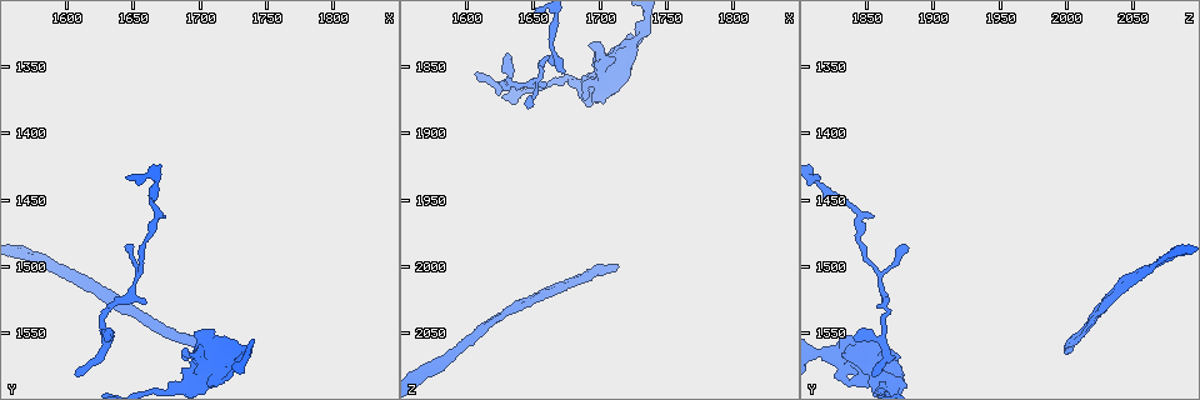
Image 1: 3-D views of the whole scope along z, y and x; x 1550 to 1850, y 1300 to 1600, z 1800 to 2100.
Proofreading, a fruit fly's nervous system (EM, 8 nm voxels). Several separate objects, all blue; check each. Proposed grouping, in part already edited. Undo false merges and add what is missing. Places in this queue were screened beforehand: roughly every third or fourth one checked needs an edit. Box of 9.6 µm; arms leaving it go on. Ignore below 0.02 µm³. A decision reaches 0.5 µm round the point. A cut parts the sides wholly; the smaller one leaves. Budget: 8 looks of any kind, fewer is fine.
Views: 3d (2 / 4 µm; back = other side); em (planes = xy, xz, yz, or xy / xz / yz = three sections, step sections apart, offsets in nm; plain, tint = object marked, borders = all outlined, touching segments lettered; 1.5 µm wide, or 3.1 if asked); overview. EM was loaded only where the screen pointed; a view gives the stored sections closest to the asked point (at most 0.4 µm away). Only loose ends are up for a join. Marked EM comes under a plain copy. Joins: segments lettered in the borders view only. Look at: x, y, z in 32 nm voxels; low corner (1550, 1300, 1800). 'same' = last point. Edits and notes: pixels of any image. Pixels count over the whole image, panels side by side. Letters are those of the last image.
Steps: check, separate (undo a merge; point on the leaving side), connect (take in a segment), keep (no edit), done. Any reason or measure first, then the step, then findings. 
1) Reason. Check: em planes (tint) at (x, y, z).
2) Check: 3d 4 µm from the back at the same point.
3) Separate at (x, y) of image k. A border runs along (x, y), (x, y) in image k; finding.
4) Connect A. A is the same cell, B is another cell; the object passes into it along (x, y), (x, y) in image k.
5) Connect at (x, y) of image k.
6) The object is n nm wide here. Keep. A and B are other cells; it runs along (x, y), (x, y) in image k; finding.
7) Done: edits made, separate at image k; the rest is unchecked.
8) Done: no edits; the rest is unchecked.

Calibre changes. Check: 3d 2 µm from the back at (1570, 1490, 2082).

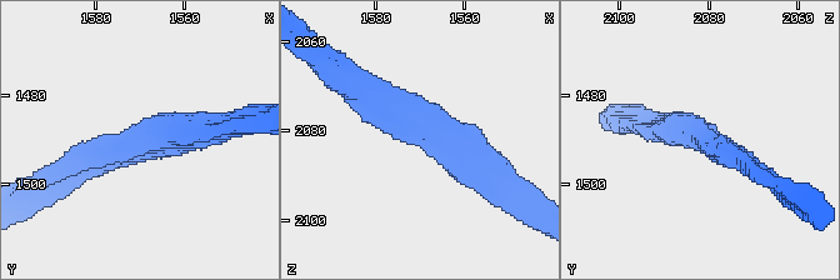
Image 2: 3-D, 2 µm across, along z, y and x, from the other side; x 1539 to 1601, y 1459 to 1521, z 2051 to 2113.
Check: em xz step 4 (tint) at (1572, 1491, 2079).

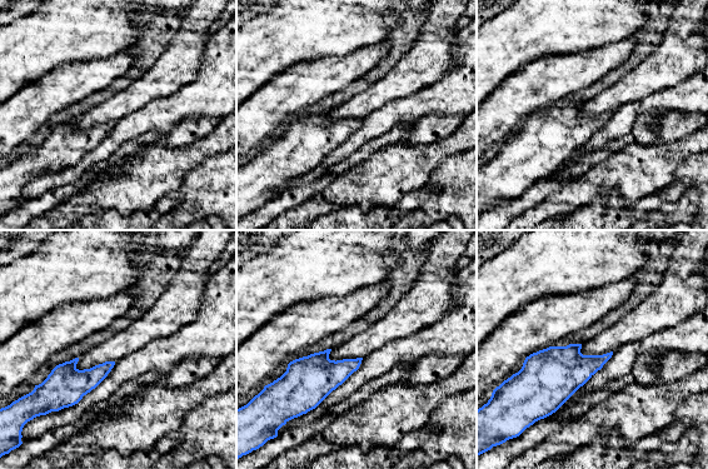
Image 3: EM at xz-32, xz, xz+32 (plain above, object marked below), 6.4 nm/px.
Cut it another way. Check: em planes (borders) at the same point.

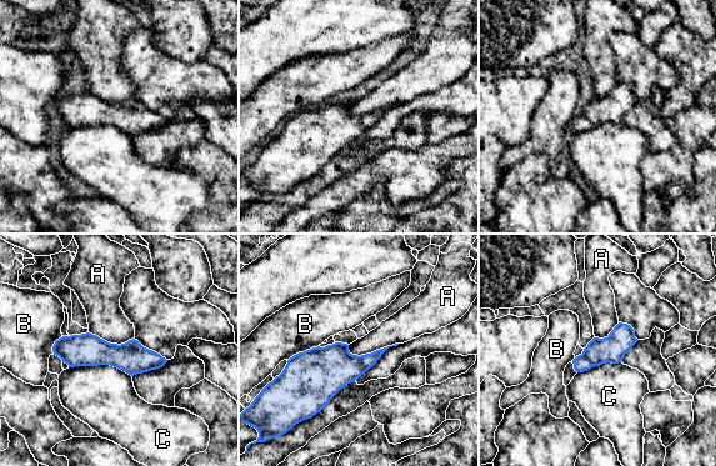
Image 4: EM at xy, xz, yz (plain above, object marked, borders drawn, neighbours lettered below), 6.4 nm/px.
Keep. A, B and C are other cells; a border runs along (389, 345), (360, 355), (348, 350) in image 4; one neuron here.

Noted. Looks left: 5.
Branch stops here. Check: 3d 2 µm at (1710, 1566, 1998).

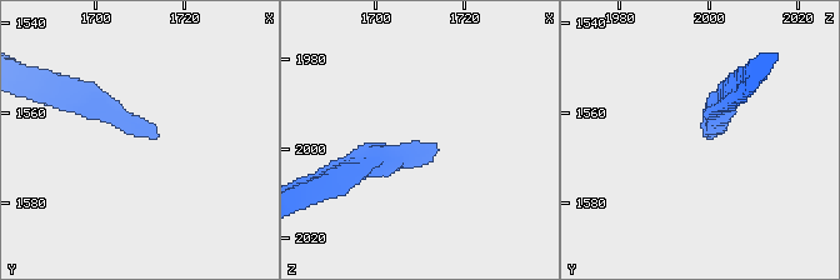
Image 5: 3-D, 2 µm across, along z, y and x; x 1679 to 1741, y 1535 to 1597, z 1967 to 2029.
Check: em planes (borders) at (1712, 1565, 1998).

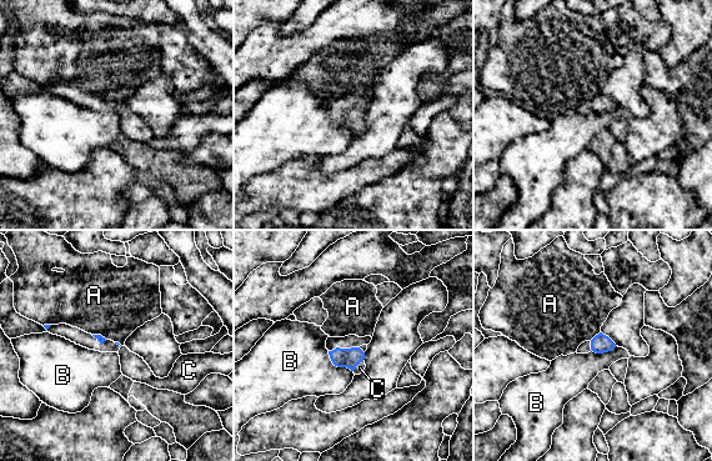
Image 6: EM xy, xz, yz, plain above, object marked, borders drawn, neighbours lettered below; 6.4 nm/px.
The longest contact is with B, 220 nm. Connect C. C is the same cell, A and B are other cells; the neuron continues.

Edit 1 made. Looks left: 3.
An open end. Check: em planes (tint) at (1694, 1566, 1832).

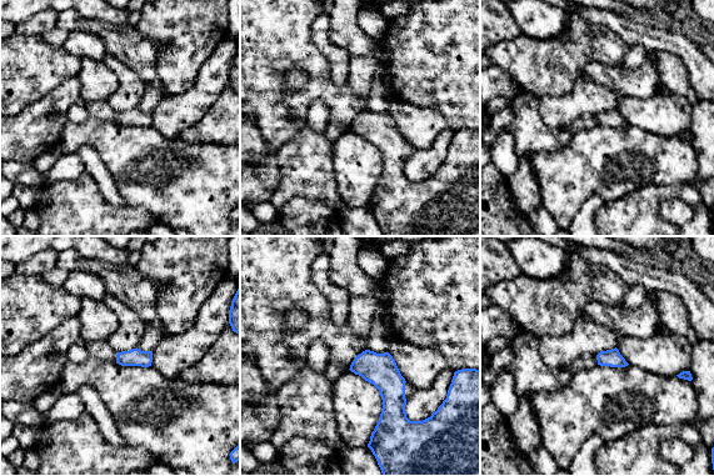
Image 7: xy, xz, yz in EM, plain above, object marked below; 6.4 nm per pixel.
See the neighbours. Check: em planes (borders) at the same point.

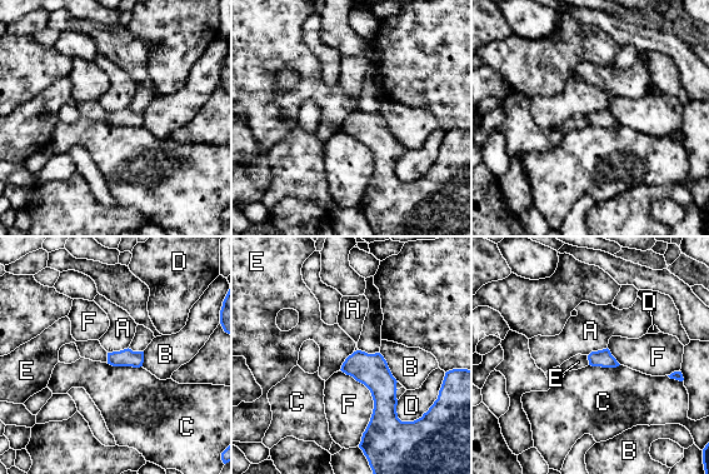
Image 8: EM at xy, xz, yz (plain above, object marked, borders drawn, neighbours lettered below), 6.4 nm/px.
Keep. A, B, C, D, E and F are other cells; a border runs along (354, 352), (339, 369) in image 8; no lettered segment goes on from it.

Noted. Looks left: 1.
Done: edits made, connect at image 6; the rest is unchecked.

